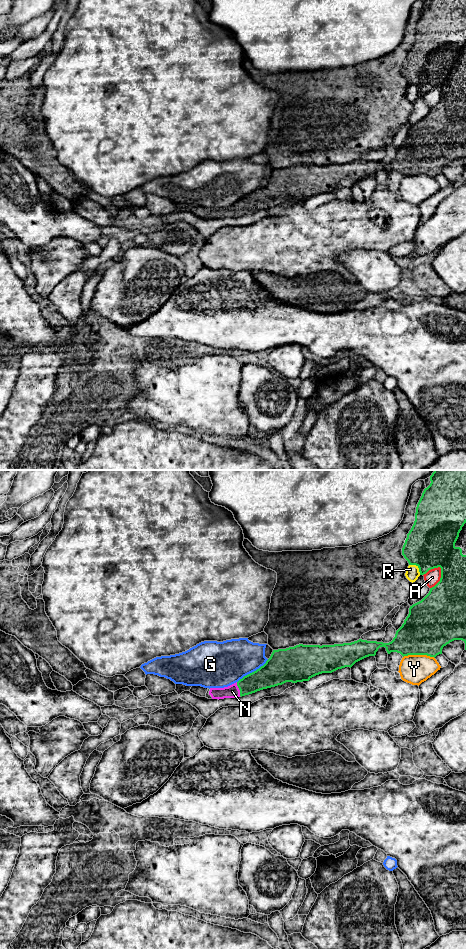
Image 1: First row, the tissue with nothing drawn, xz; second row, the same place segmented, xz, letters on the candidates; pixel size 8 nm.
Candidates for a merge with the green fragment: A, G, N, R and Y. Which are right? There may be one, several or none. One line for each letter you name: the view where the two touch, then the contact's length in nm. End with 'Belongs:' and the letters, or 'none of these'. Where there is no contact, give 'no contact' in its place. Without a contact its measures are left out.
N: xz | 120 nm
Belongs: N

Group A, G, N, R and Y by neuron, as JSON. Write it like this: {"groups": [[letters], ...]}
{"groups": [["A"], ["G"], ["N"], ["R"], ["Y"]]}

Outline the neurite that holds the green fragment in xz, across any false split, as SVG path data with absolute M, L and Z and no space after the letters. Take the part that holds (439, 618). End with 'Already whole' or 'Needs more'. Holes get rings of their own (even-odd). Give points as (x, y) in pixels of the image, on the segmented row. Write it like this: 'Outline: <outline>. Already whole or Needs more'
Outline: M434 470L430 476L430 485L424 489L417 504L414 524L407 534L402 548L402 555L409 565L416 565L420 575L426 574L434 568L441 568L440 581L419 602L409 608L409 614L402 626L396 631L395 637L389 643L367 641L359 639L351 643L334 645L303 645L299 644L286 649L273 650L266 663L256 671L244 676L238 682L224 688L210 688L212 699L238 698L257 691L282 685L286 682L309 681L312 677L322 673L332 673L338 669L352 667L356 662L375 656L380 647L385 647L388 654L400 653L403 657L408 655L427 655L436 657L442 654L444 646L454 640L462 640L466 650L466 555L455 543L462 527L466 523L466 470Z. Needs more

